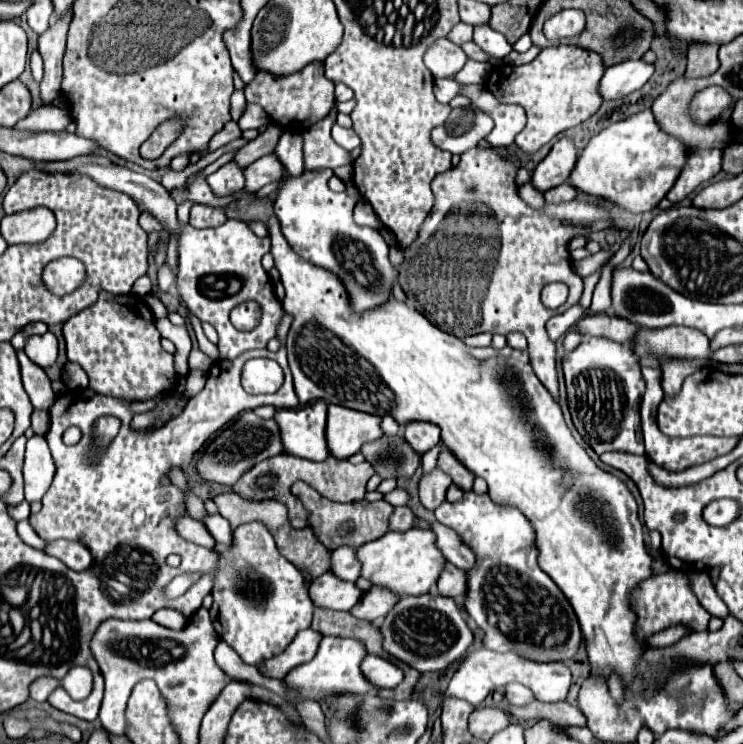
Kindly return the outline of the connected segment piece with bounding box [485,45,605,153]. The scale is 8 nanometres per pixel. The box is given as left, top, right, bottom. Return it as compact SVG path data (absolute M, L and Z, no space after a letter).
M559 45L543 49L531 63L521 67L507 63L495 65L485 87L501 103L517 103L525 109L527 125L517 135L515 143L523 153L535 153L565 129L587 121L601 107L597 85L603 77L603 71L605 67L597 53L577 45Z

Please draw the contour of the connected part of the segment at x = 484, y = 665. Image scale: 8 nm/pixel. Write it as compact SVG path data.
M481 647L477 651L469 651L459 661L459 667L457 667L445 695L455 695L461 699L467 699L473 705L479 705L489 693L493 693L495 689L505 687L507 683L513 683L513 681L529 687L533 691L535 699L539 699L543 703L555 703L555 701L563 701L567 697L569 685L571 685L571 671L567 669L567 665L563 661L539 663L539 661L519 657L511 651L509 653L495 653L495 651L487 651Z

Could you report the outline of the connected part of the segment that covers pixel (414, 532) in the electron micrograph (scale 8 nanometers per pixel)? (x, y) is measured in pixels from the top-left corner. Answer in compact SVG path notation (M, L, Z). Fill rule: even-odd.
M409 529L405 533L387 531L383 537L361 545L357 549L357 559L361 563L361 577L401 597L433 593L433 585L445 565L445 559L433 543L433 533L429 533L429 529Z

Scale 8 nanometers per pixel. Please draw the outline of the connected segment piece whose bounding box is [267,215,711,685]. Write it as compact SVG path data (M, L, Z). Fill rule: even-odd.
M275 215L269 217L267 229L271 239L269 253L273 255L285 287L283 309L295 317L287 335L287 353L295 391L301 403L323 399L325 403L337 403L377 417L389 413L399 425L411 421L429 421L439 425L443 445L475 477L483 477L487 481L489 497L497 505L519 509L529 519L539 551L537 563L573 605L593 667L609 667L611 671L617 671L625 685L629 683L629 677L633 677L637 661L645 651L643 641L639 641L645 639L645 635L659 633L679 623L691 633L707 631L711 615L691 593L687 577L677 571L661 575L651 573L653 559L645 549L643 527L633 495L621 479L599 469L587 451L573 439L557 401L533 373L527 351L517 351L509 345L505 349L467 347L461 339L437 329L417 309L397 301L395 297L389 297L389 301L377 305L375 309L357 313L351 307L345 285L335 273L311 265L291 249ZM509 383L517 387L515 393Z

